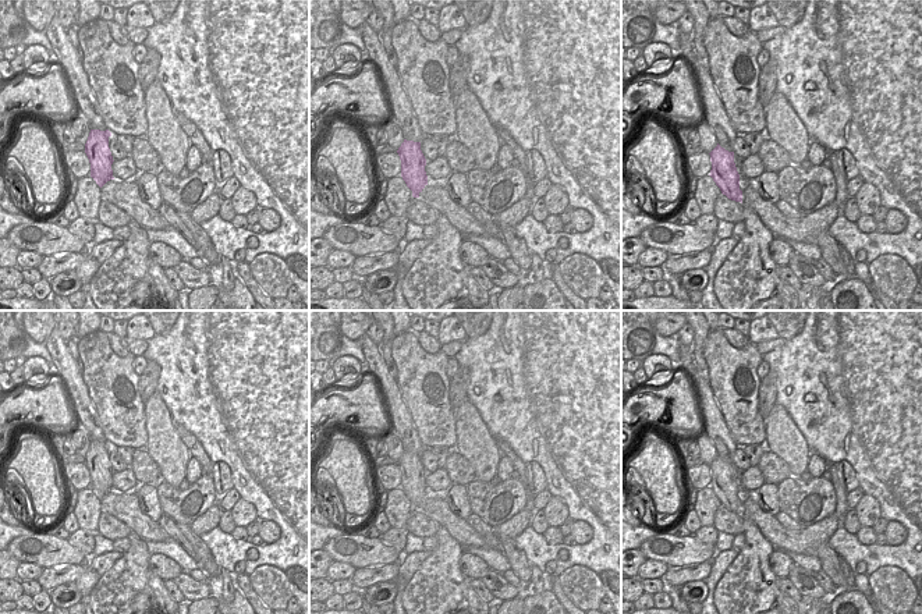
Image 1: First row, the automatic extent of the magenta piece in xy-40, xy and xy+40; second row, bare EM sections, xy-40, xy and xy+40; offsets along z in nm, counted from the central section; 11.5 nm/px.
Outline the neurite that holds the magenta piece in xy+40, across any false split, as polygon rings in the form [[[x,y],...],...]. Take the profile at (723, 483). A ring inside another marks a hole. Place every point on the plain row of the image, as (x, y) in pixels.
[[[717,458],[709,465],[712,473],[710,489],[728,511],[742,515],[742,503],[740,501],[740,486],[734,475],[734,464]]]

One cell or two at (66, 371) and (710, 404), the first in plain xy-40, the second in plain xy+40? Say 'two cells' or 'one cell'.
one cell

